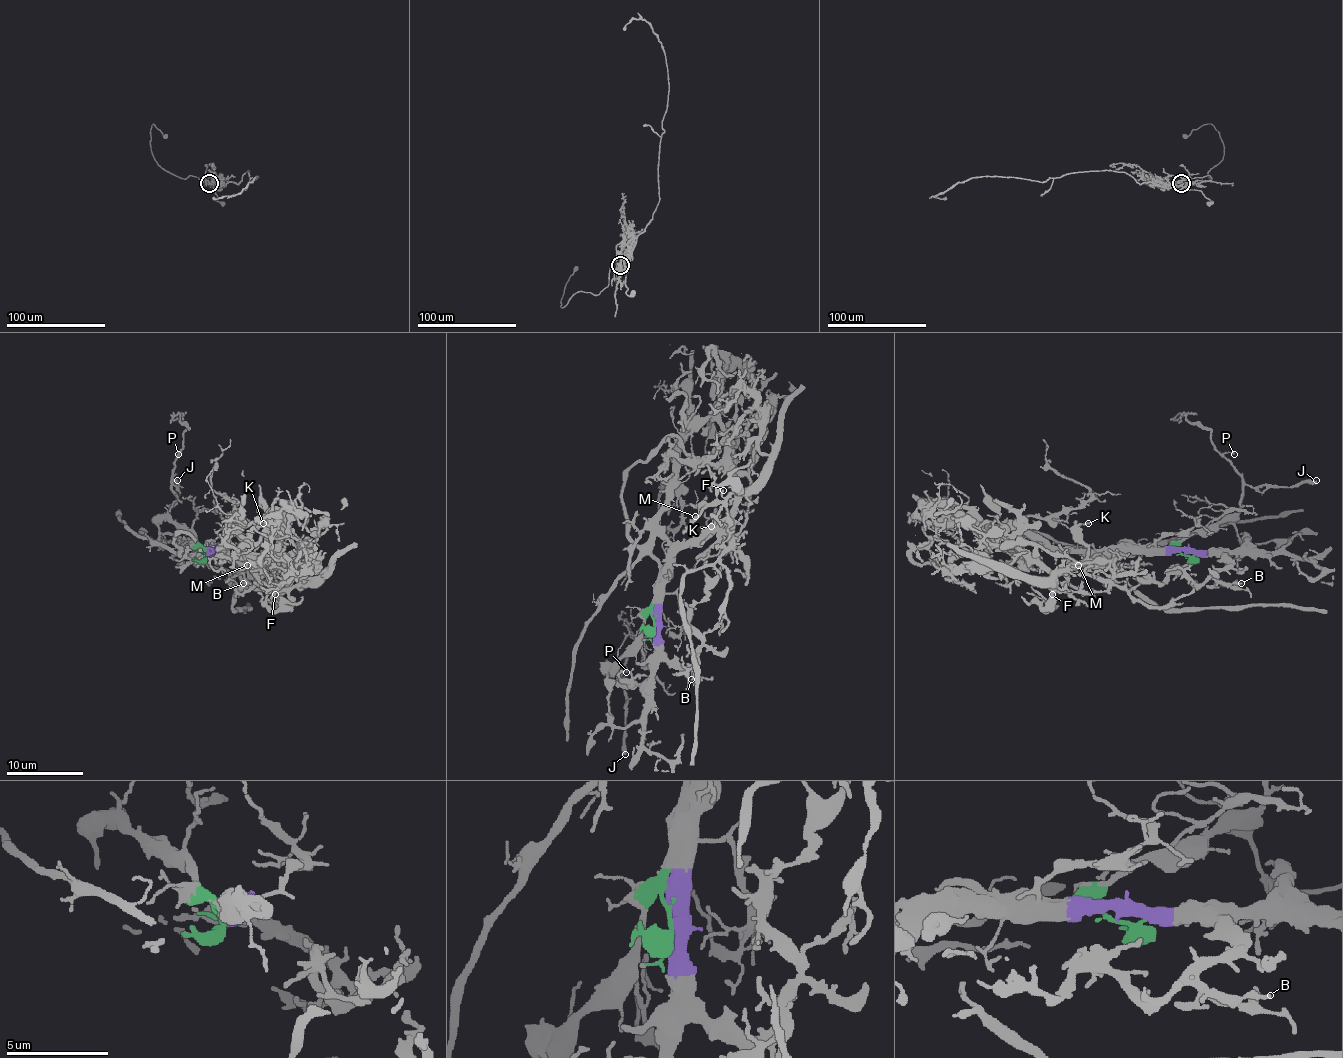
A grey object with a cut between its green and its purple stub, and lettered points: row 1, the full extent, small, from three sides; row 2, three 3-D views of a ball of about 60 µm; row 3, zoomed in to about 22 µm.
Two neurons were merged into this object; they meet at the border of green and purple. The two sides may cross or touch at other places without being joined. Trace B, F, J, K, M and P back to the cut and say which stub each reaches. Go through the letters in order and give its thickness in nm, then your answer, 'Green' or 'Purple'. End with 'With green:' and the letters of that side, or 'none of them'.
B: Thickness 200 nm. Purple
F: Thickness 160 nm. Purple
J: Thickness 420 nm. Green
K: Thickness 130 nm. Purple
M: Thickness 80 nm. Purple
P: Thickness 130 nm. Green
With green: J, P

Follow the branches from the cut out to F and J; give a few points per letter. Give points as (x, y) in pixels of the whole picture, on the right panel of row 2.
F: (1186, 554), (1182, 551), (1121, 551), (1111, 560), (1081, 560), (1063, 570), (1056, 581), (1060, 593), (1052, 594)
J: (1186, 554), (1176, 549), (1182, 541), (1193, 533), (1208, 533), (1239, 510), (1245, 486), (1292, 488), (1315, 480)

